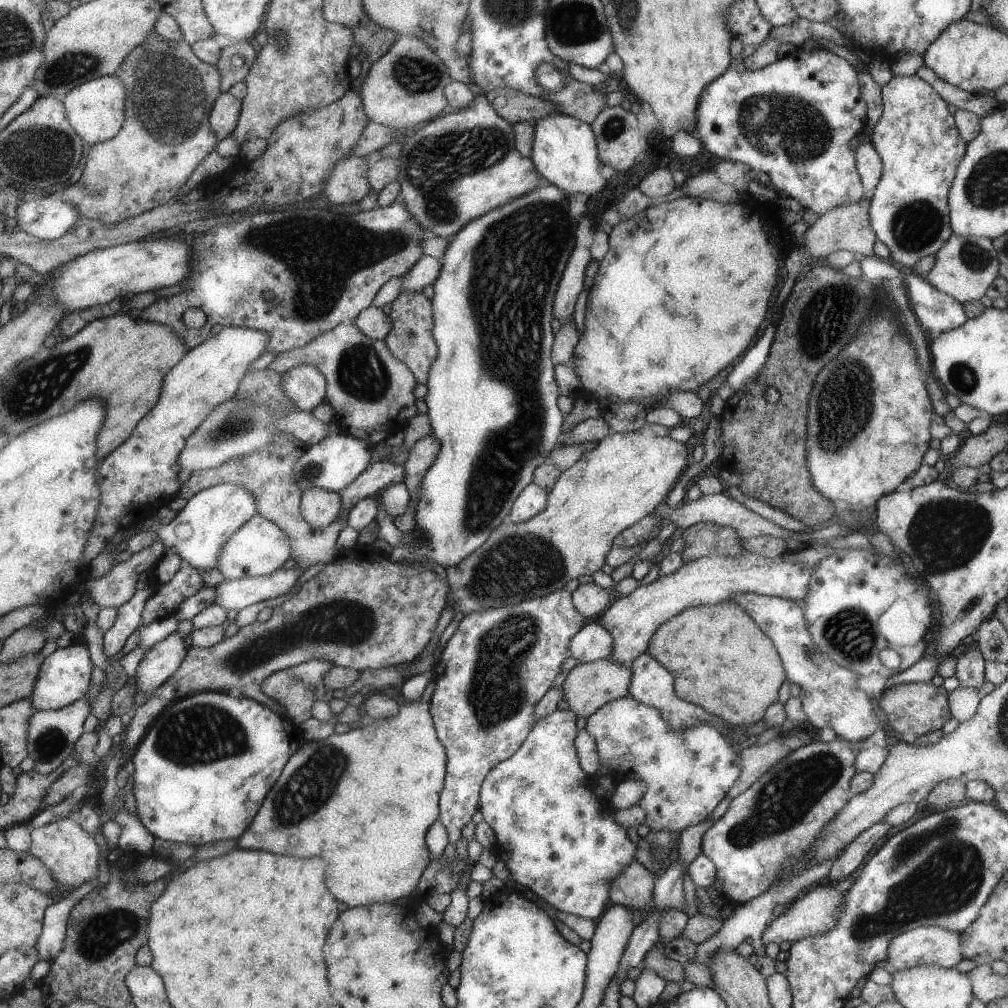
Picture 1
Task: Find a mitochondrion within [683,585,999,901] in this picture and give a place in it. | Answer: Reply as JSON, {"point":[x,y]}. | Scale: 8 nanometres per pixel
{"point":[797,786]}

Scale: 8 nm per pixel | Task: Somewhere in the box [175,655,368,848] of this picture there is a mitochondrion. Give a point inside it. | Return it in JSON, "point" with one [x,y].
{"point":[293,804]}

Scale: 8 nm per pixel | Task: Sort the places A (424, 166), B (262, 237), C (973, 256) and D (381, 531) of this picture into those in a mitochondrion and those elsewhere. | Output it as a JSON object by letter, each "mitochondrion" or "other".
{"A":"mitochondrion","B":"mitochondrion","C":"mitochondrion","D":"other"}

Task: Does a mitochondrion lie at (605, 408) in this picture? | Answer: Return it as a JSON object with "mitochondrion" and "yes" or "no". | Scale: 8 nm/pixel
{"mitochondrion":"no"}

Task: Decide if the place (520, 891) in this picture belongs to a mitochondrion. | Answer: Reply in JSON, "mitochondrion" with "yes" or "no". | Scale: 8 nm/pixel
{"mitochondrion":"no"}

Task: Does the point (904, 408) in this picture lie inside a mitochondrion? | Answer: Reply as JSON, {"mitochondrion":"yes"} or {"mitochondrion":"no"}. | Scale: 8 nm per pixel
{"mitochondrion":"no"}

